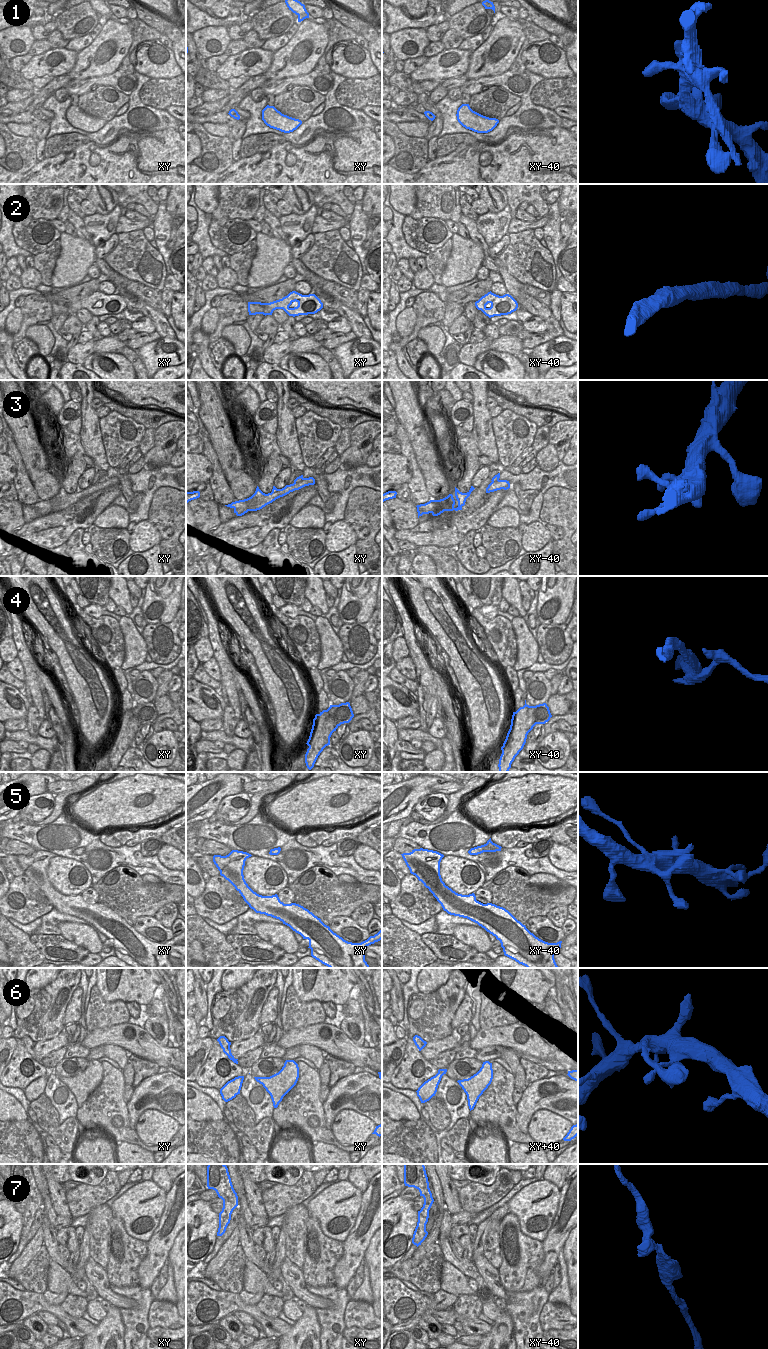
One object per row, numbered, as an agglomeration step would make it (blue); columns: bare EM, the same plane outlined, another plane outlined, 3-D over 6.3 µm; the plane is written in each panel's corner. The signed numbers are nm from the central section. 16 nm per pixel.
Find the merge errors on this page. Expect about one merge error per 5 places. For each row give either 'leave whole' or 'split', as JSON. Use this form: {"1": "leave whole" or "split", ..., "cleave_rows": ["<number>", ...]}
{"1": "leave whole", "2": "leave whole", "3": "leave whole", "4": "split", "5": "leave whole", "6": "leave whole", "7": "leave whole", "cleave_rows": ["4"]}

